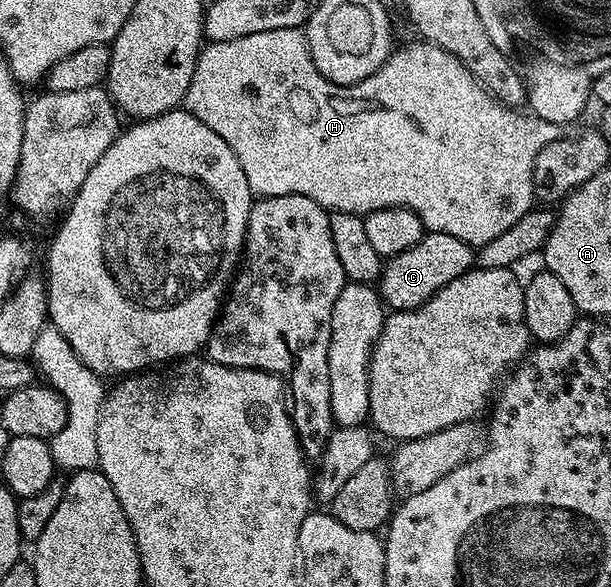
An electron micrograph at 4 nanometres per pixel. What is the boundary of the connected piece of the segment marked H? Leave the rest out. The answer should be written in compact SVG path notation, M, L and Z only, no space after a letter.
M302 27L288 29L268 29L264 33L248 33L248 37L236 37L232 41L207 42L198 52L196 69L192 73L192 81L188 85L188 93L184 100L185 110L191 111L196 118L204 121L212 133L220 133L224 141L236 153L236 161L240 161L240 169L244 169L244 177L248 177L248 185L255 196L267 195L303 195L316 201L327 212L352 213L365 216L376 209L389 207L409 207L420 217L423 228L427 232L448 233L448 237L460 237L472 248L488 245L495 237L500 237L504 229L512 229L524 213L535 206L534 197L534 162L536 153L544 149L554 139L563 138L564 131L559 124L549 123L513 107L499 103L494 96L474 80L470 70L452 53L440 49L425 41L410 43L407 47L395 50L364 81L354 83L350 87L334 84L321 75L310 56L309 42Z

